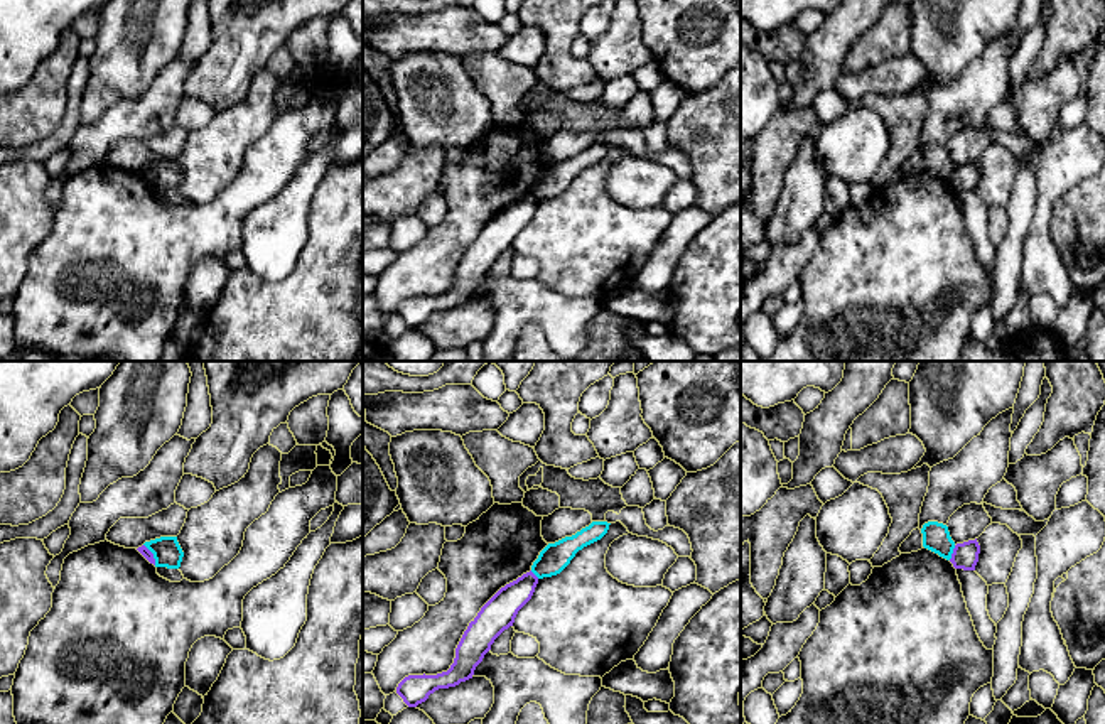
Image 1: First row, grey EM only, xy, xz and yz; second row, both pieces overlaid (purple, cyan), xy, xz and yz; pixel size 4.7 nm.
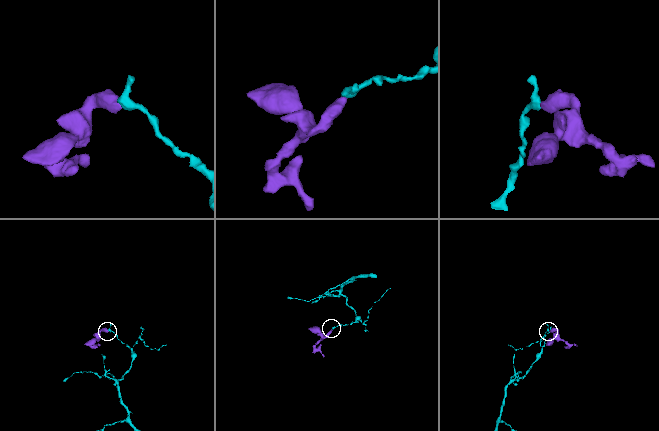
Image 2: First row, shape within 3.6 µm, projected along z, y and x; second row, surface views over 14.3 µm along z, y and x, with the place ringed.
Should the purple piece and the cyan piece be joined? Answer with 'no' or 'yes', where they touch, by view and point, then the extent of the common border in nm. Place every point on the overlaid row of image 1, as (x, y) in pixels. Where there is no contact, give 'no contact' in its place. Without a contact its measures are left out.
no; meets purple in yz at (954, 552); contact 80 nm long

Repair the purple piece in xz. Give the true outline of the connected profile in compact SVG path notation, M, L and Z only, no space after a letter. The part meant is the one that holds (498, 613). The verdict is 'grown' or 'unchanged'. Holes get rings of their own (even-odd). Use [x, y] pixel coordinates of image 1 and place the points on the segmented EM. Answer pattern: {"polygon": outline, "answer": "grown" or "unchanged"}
{"polygon": "M530 570L516 581L501 587L477 613L464 631L454 663L447 672L437 675L408 675L396 694L408 707L425 702L439 689L455 687L472 678L476 667L491 650L494 640L513 626L518 611L531 599L538 577Z", "answer": "unchanged"}

